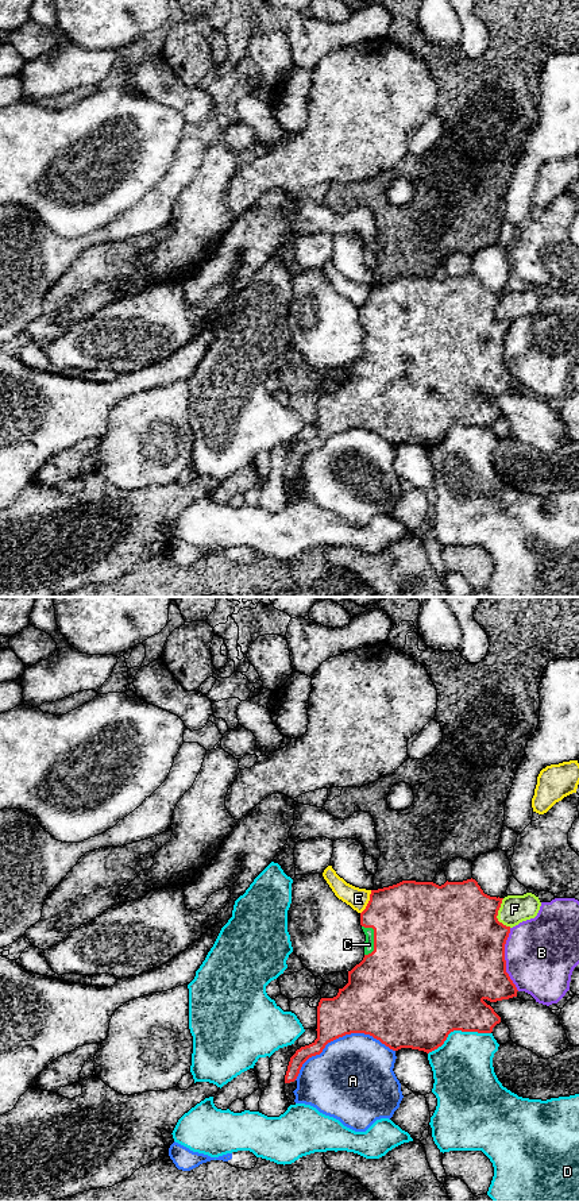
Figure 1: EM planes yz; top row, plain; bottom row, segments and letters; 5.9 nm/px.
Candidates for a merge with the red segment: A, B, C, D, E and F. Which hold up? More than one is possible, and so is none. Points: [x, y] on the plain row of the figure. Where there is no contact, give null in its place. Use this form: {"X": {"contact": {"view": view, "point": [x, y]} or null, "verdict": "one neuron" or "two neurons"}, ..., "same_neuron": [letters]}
{"A": {"contact": {"view": "yz", "point": [340, 431]}, "verdict": "two neurons"}, "B": {"contact": {"view": "yz", "point": [504, 354]}, "verdict": "two neurons"}, "C": {"contact": {"view": "yz", "point": [374, 334]}, "verdict": "one neuron"}, "D": {"contact": {"view": "yz", "point": [458, 424]}, "verdict": "two neurons"}, "E": {"contact": {"view": "yz", "point": [369, 297]}, "verdict": "two neurons"}, "F": {"contact": {"view": "yz", "point": [497, 309]}, "verdict": "two neurons"}, "same_neuron": ["C"]}

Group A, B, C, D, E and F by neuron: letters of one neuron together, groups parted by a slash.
A / B / C / D / E / F

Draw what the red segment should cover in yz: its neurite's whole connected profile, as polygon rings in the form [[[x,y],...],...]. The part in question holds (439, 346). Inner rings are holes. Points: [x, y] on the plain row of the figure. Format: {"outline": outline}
{"outline": [[[472,273],[463,277],[447,276],[441,281],[433,277],[402,276],[389,282],[371,285],[370,296],[366,304],[360,308],[360,320],[366,330],[364,352],[359,359],[348,366],[348,378],[343,384],[339,384],[336,392],[320,394],[317,401],[317,434],[312,439],[297,444],[296,448],[290,452],[285,470],[285,478],[294,477],[300,469],[302,459],[309,452],[320,450],[328,438],[351,428],[370,429],[393,446],[398,446],[401,443],[412,443],[424,446],[426,448],[441,442],[448,429],[453,425],[491,428],[493,423],[501,417],[501,412],[485,396],[487,394],[490,397],[497,397],[509,394],[517,392],[518,386],[509,369],[506,367],[505,339],[510,328],[510,321],[503,320],[497,313],[502,294],[503,293],[490,292],[485,289],[478,277]]]}

